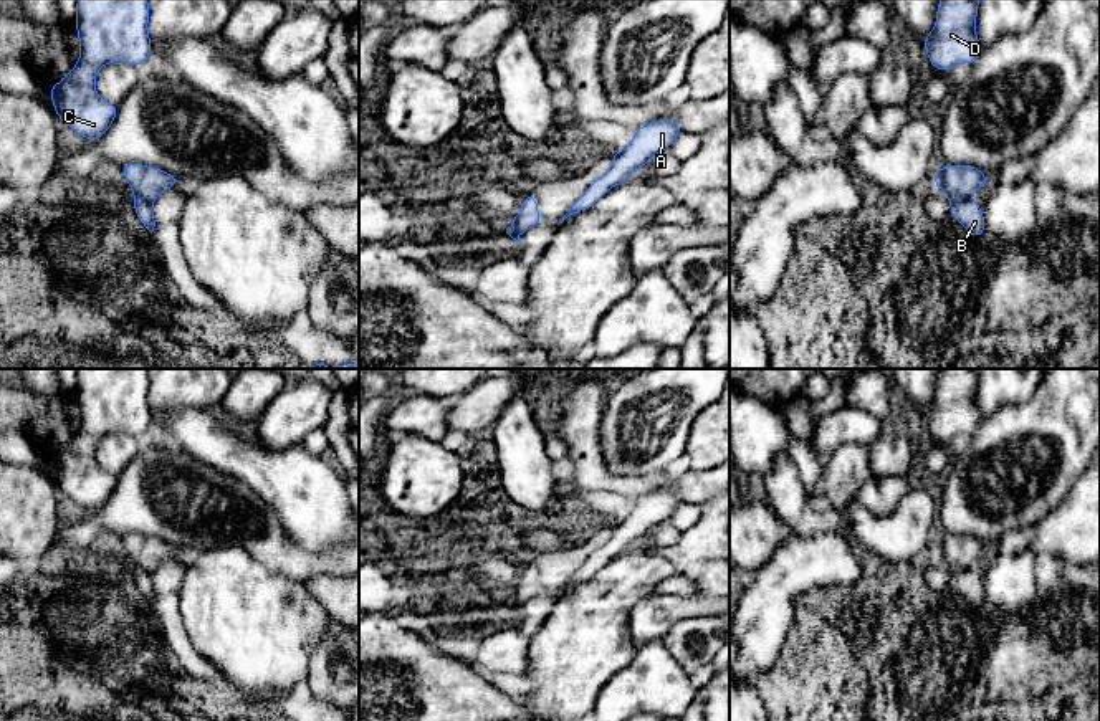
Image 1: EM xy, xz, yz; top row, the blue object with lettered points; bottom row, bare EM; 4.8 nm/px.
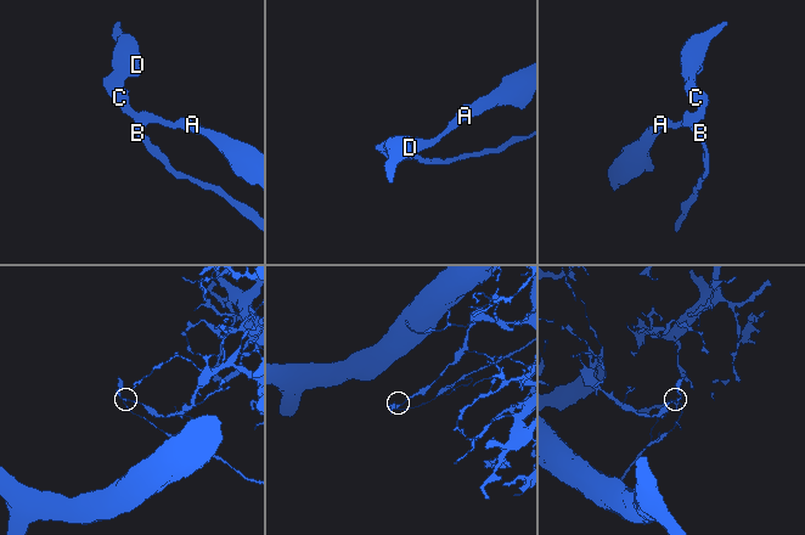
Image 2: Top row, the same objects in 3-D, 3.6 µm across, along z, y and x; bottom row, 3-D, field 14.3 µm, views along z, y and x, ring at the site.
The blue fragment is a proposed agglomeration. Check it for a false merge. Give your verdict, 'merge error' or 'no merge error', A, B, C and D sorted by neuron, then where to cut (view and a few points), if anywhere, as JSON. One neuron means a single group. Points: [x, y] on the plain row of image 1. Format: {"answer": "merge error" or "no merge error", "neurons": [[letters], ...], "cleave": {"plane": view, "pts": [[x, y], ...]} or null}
{"answer": "merge error", "neurons": [["A", "C", "D"], ["B"]], "cleave": {"plane": "yz", "pts": [[968, 568], [951, 572]]}}

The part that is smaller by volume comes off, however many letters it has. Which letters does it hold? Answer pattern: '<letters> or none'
B

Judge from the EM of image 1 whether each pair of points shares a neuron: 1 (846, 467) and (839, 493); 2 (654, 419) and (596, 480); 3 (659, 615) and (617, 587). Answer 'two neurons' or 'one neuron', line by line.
1: one neuron
2: two neurons
3: two neurons

